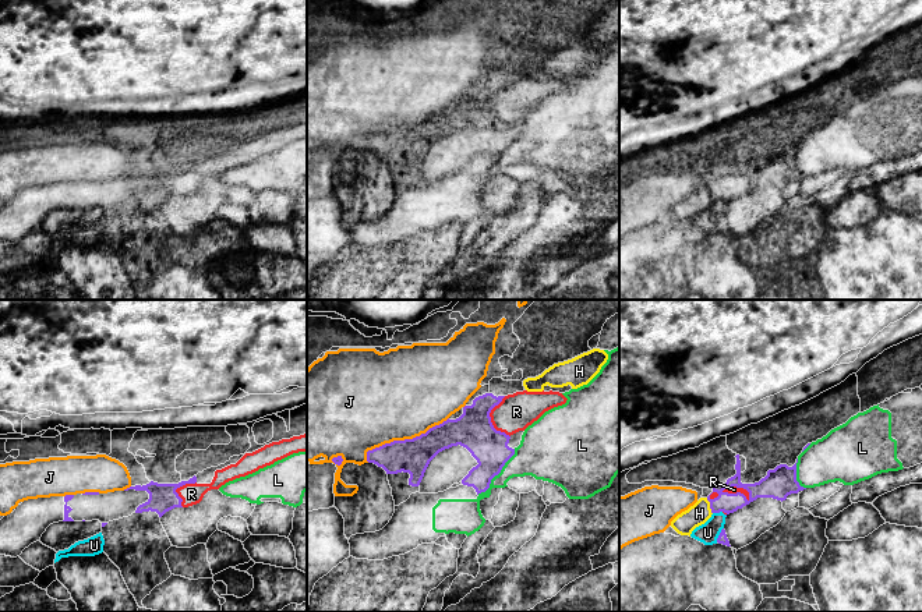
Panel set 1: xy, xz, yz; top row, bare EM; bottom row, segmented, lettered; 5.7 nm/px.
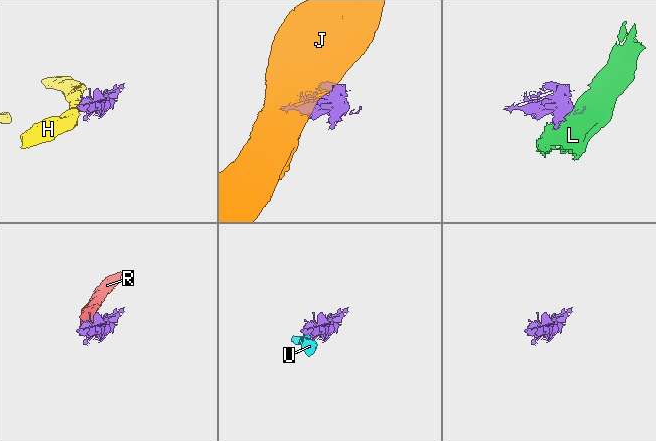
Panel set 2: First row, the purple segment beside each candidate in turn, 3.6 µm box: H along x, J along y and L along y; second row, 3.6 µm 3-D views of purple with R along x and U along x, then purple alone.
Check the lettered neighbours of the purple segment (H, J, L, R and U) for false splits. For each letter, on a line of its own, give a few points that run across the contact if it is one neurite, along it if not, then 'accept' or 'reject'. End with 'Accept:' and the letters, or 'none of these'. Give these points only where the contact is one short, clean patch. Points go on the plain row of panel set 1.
H: line yz (706, 186), (712, 201); reject
J: reject
L: reject
R: line yz (779, 170), (746, 184), (737, 180), (734, 177); accept
U: reject
Accept: R

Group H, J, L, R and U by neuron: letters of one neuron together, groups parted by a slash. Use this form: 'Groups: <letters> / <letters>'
Groups: H / J / L / R / U

